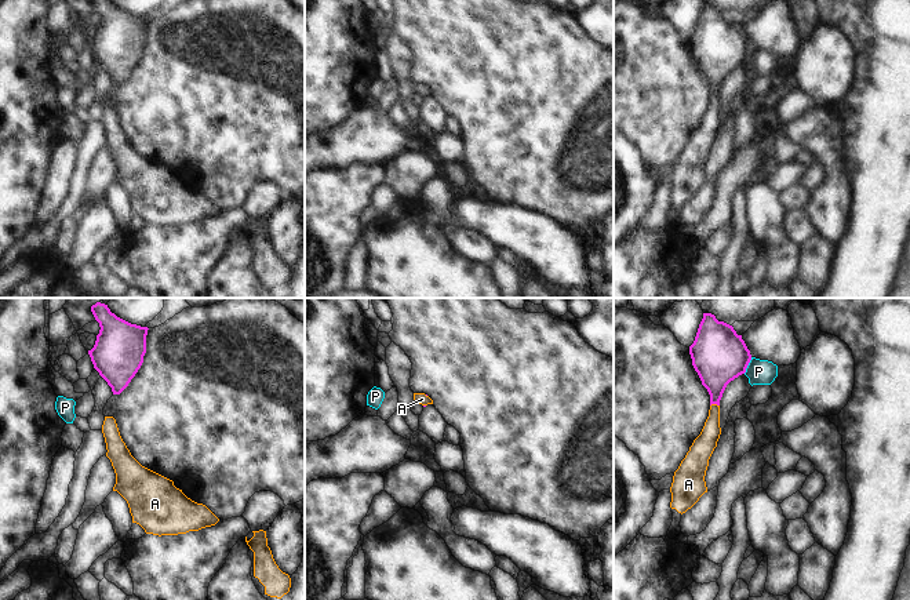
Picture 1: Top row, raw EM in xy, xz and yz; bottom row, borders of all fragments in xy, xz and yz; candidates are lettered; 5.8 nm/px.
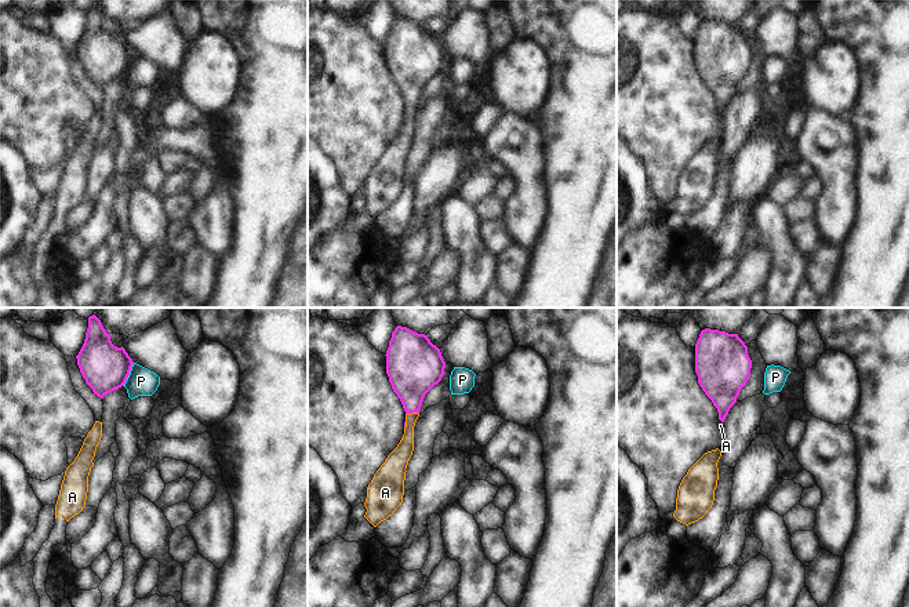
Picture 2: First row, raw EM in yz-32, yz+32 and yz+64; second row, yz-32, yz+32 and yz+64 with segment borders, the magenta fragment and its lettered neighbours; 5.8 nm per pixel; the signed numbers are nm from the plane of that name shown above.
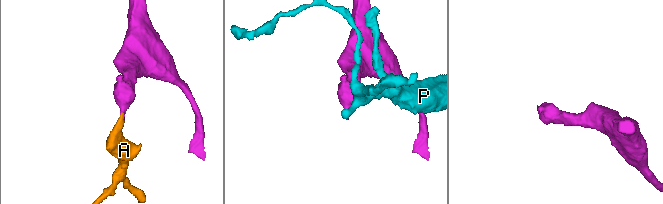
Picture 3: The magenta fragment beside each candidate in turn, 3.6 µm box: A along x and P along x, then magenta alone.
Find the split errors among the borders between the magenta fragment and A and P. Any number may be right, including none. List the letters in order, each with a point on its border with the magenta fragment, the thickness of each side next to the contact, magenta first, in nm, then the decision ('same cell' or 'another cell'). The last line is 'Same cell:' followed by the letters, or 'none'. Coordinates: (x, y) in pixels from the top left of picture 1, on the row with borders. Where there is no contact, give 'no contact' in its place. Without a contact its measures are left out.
A: meets magenta in yz at (714, 403); 280 nm thick on the magenta side, 120 nm on the other; same cell
P: meets magenta in yz at (747, 364); 320 nm thick on the magenta side, 140 nm on the other; another cell
Same cell: A

